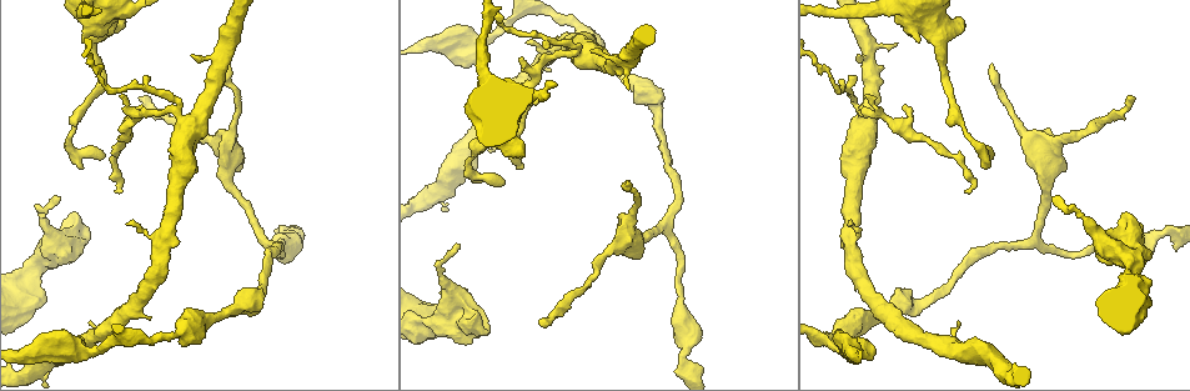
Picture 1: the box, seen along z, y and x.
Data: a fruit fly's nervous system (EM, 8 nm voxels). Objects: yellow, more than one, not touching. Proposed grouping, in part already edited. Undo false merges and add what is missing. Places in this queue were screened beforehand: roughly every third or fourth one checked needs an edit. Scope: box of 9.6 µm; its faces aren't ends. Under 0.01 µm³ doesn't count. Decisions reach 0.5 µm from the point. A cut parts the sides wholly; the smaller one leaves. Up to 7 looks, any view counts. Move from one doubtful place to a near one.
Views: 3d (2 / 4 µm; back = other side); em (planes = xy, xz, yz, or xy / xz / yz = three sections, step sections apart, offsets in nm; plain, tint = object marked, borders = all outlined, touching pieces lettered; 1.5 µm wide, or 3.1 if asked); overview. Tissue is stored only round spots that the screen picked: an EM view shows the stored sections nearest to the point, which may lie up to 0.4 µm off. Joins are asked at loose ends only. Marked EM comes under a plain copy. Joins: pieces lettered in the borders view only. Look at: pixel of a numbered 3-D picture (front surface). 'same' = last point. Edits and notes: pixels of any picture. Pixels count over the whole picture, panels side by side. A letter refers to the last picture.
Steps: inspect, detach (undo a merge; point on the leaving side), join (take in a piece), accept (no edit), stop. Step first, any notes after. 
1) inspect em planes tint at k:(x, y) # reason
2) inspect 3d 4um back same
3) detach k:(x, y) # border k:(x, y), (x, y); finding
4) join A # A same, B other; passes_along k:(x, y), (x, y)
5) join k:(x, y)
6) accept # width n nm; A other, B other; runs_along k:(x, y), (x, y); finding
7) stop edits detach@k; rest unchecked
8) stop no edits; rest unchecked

inspect 3d 4um back at 1:(538, 322) # branch stops here

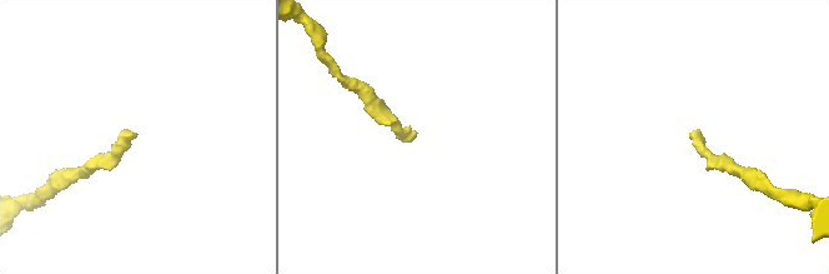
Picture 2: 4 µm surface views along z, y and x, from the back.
inspect em xy step 4 borders at 2:(416, 131) # shape alone is not enough

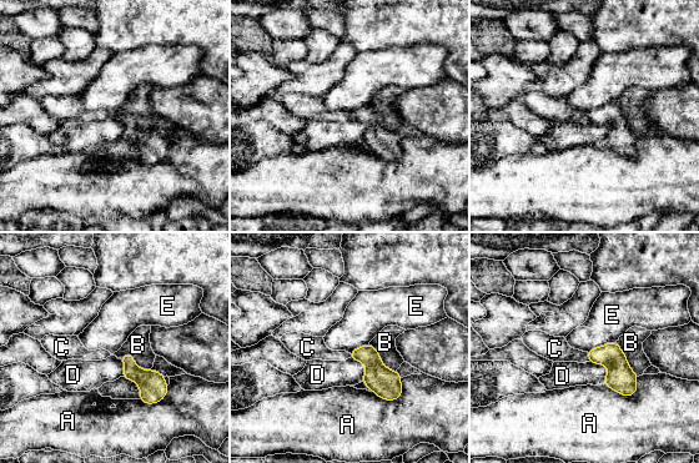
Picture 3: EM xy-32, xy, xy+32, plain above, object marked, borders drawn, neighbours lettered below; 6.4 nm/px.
accept # A other, B other, C other, D other, E other; border 3:(615, 341), (593, 347), (587, 352); no lettered piece goes on from it

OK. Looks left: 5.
inspect 3d 2um at 1:(991, 65) # thin end

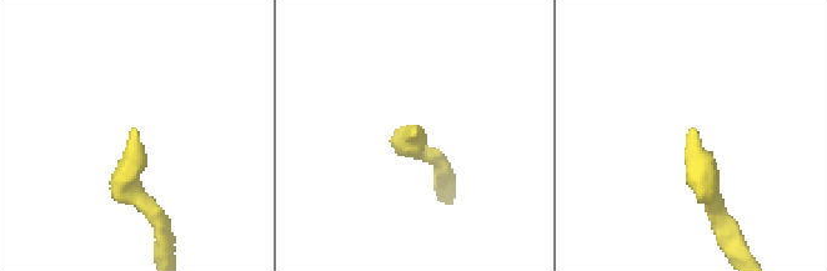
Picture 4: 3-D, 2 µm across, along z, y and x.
inspect em yz step 8 borders at 4:(135, 128)

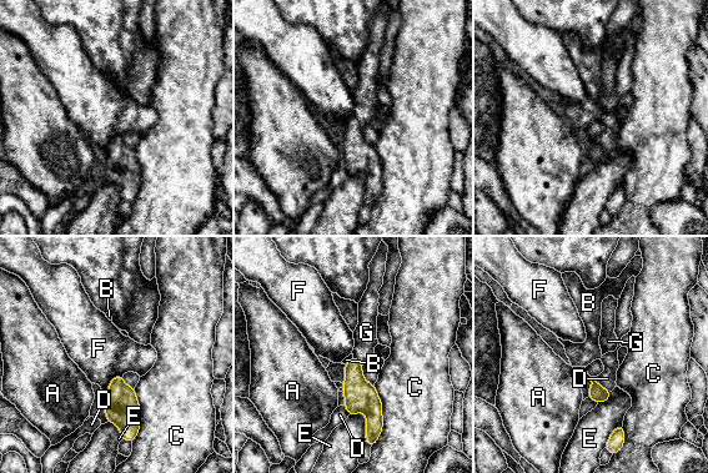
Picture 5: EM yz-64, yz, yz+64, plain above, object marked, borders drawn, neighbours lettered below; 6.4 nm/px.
join G # A other, B other, C other, D other, E other, F other, G same; passes_along 5:(360, 396), (358, 361), (365, 336); it goes on there

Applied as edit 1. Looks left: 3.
inspect 3d 2um at 1:(73, 132)

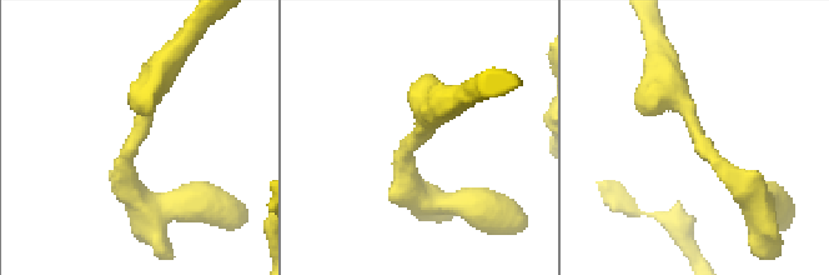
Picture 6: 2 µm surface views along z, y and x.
inspect em xy step 8 tint at 6:(692, 128) # arm_widths 170, 220 nm

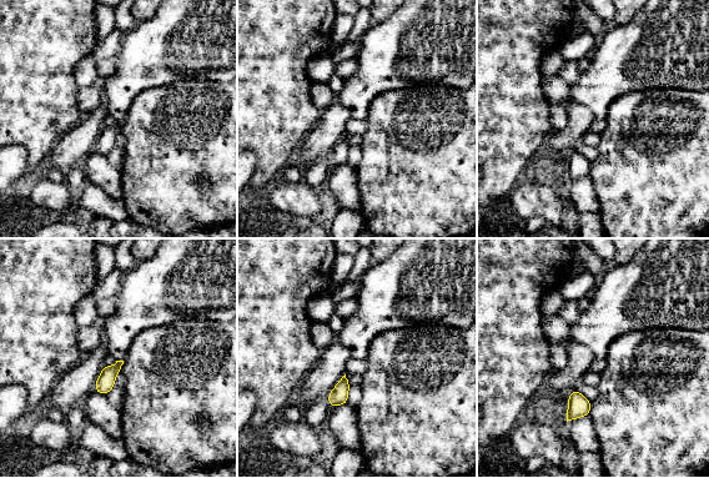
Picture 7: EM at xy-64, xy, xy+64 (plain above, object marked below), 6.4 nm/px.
inspect em xy step 8 borders same

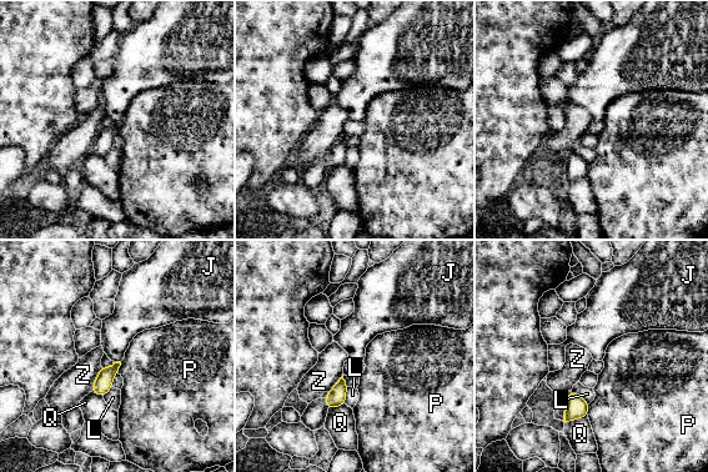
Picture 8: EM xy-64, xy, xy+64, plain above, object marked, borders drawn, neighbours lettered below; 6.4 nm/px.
accept # longest_contact Z 180 nm; J other, L other, P other, Q other, Z other; border 8:(590, 403), (587, 415); one neuron here

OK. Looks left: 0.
stop edits join@5; rest unchecked

